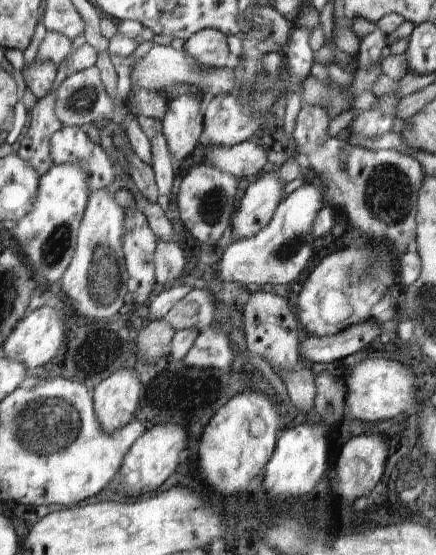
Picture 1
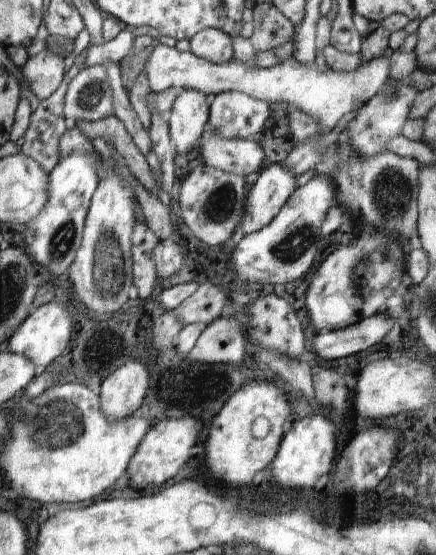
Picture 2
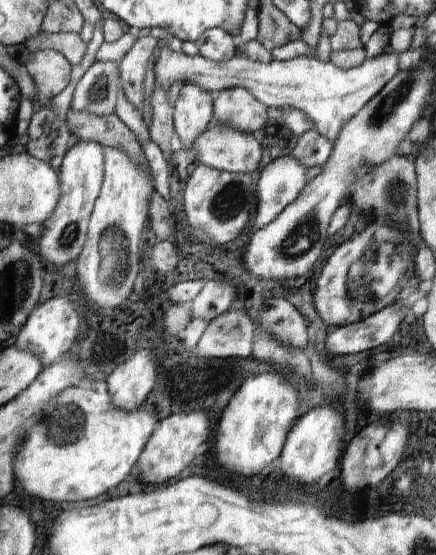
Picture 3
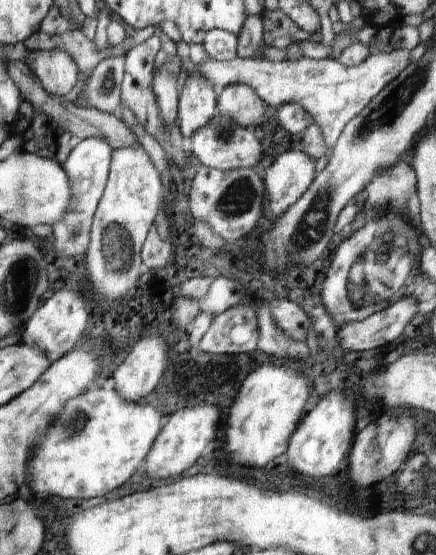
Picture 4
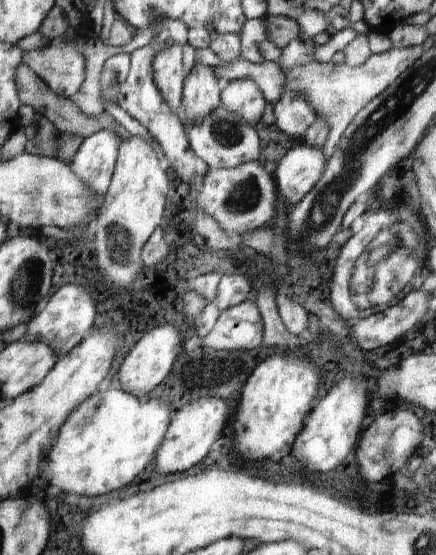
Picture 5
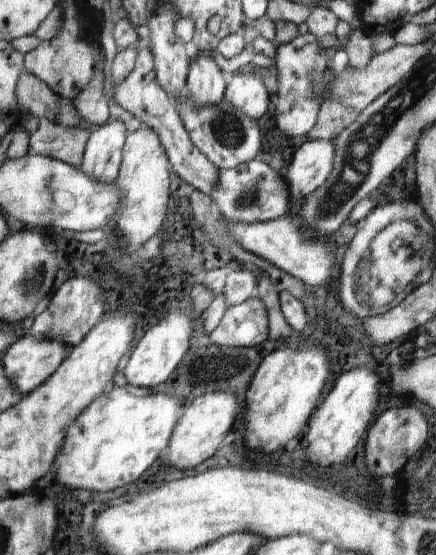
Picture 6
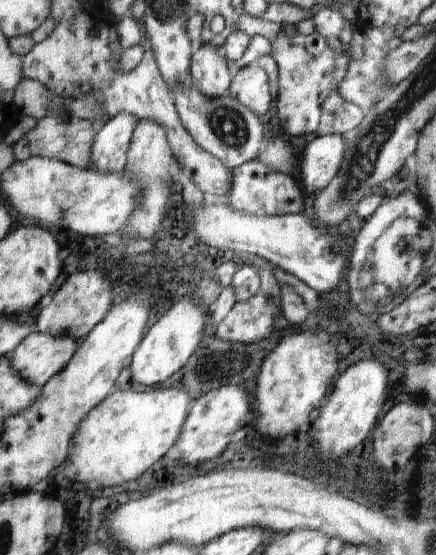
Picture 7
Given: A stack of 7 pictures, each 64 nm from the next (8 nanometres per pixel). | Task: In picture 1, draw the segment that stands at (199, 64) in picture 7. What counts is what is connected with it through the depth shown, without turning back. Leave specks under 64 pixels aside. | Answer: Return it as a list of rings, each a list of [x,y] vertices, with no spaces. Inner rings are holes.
[[[182,94],[170,101],[164,120],[159,122],[172,157],[186,159],[204,135],[203,103],[200,95]]]

